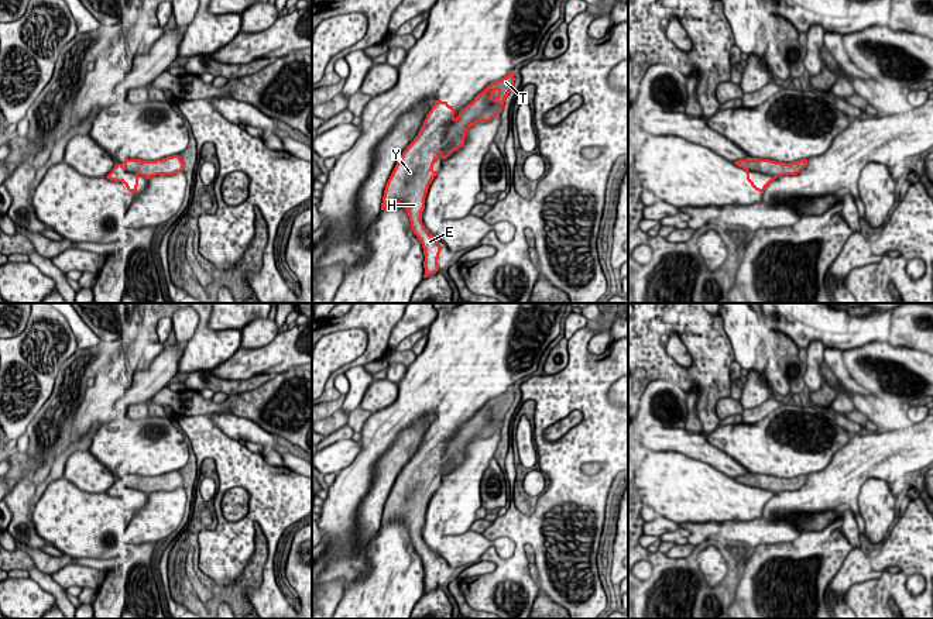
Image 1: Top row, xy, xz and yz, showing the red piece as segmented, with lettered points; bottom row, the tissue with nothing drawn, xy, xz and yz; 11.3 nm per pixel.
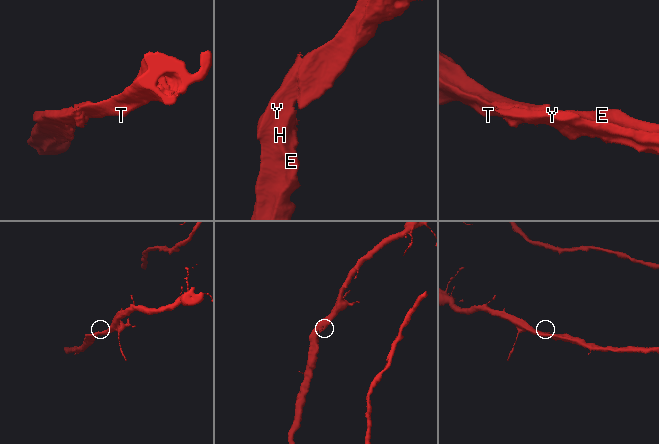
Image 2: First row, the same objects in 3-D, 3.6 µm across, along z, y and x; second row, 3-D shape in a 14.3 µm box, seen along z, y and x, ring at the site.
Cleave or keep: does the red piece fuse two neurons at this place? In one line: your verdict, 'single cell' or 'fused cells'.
single cell

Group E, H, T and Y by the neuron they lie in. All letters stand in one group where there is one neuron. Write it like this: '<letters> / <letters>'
E H T Y

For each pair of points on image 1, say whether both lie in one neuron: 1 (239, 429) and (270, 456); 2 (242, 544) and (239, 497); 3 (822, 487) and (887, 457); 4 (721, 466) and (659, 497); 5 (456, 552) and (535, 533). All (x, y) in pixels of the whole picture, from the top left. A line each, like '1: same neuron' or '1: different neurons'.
1: same neuron
2: different neurons
3: same neuron
4: different neurons
5: different neurons

